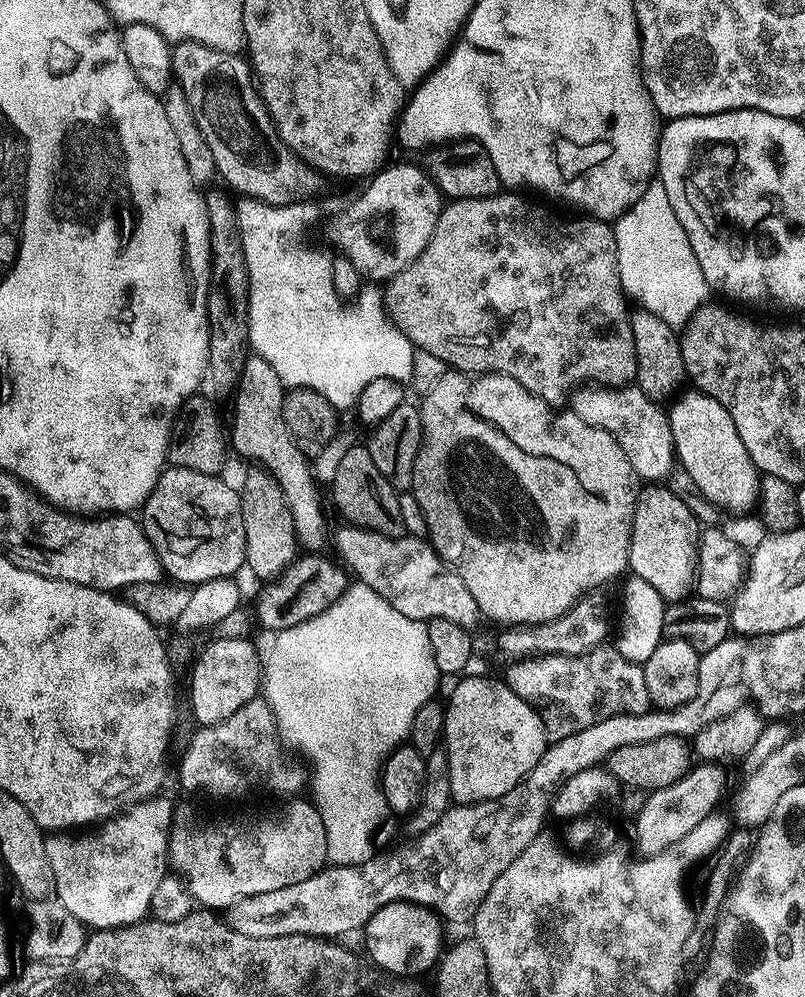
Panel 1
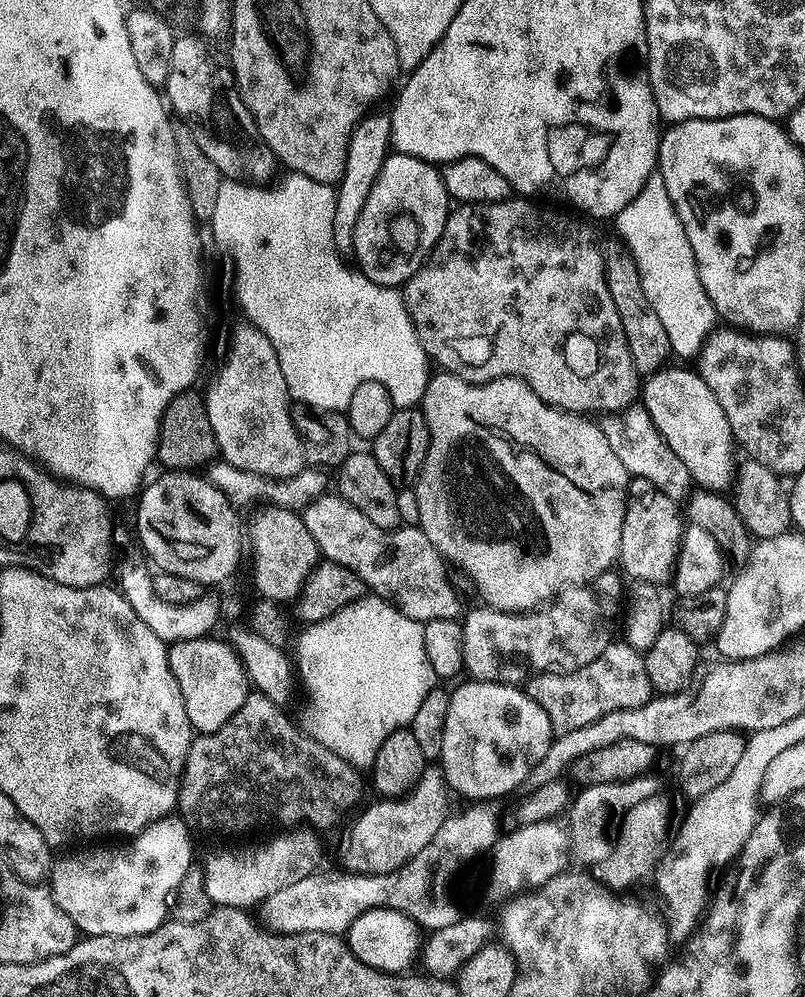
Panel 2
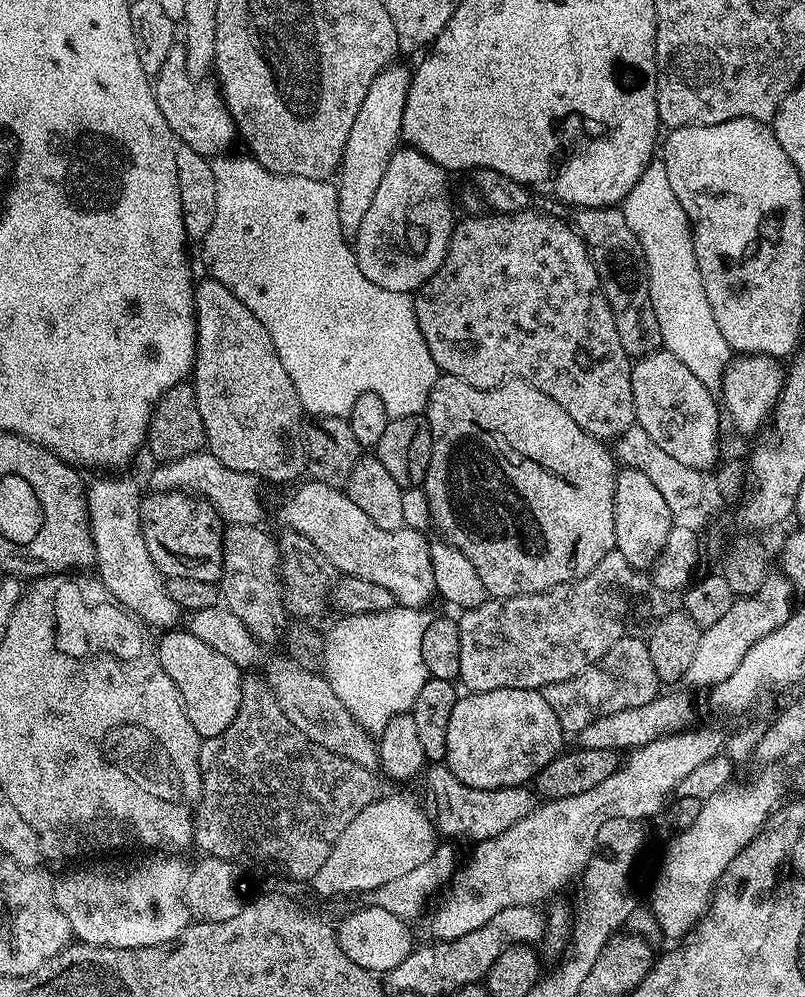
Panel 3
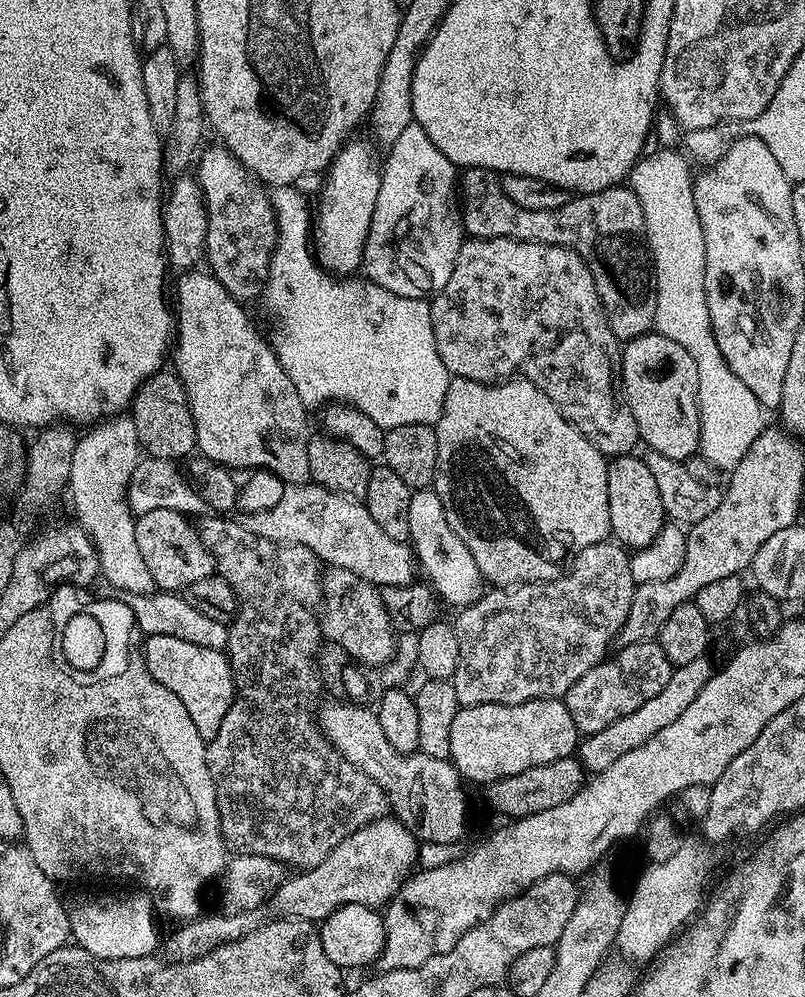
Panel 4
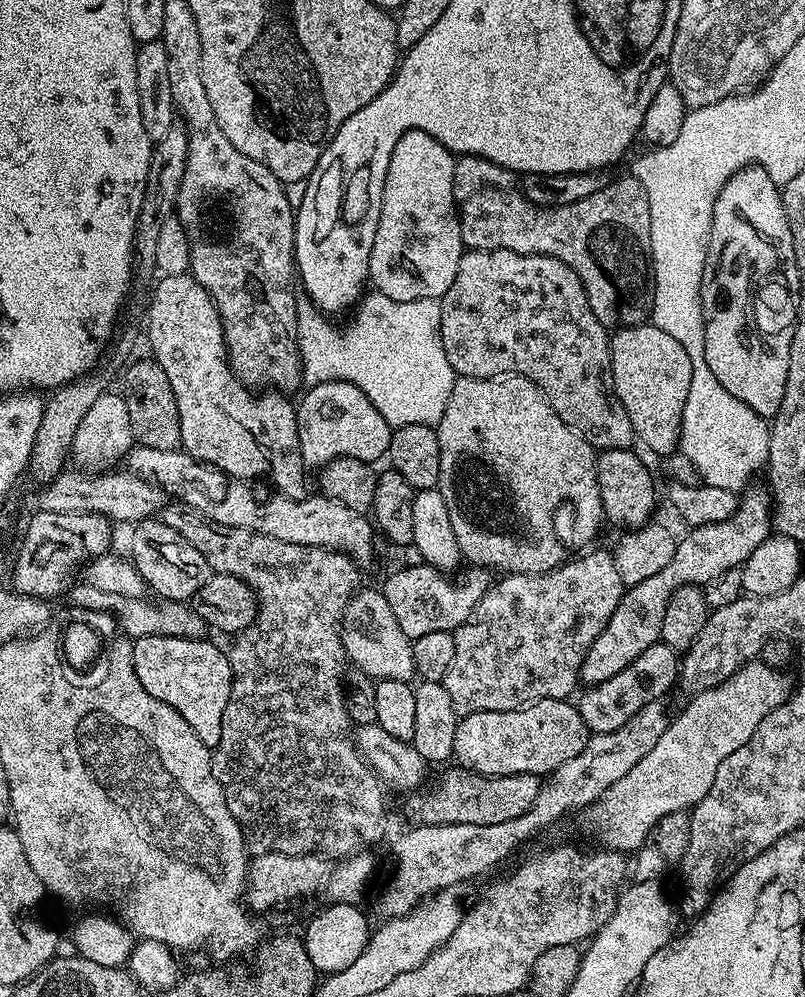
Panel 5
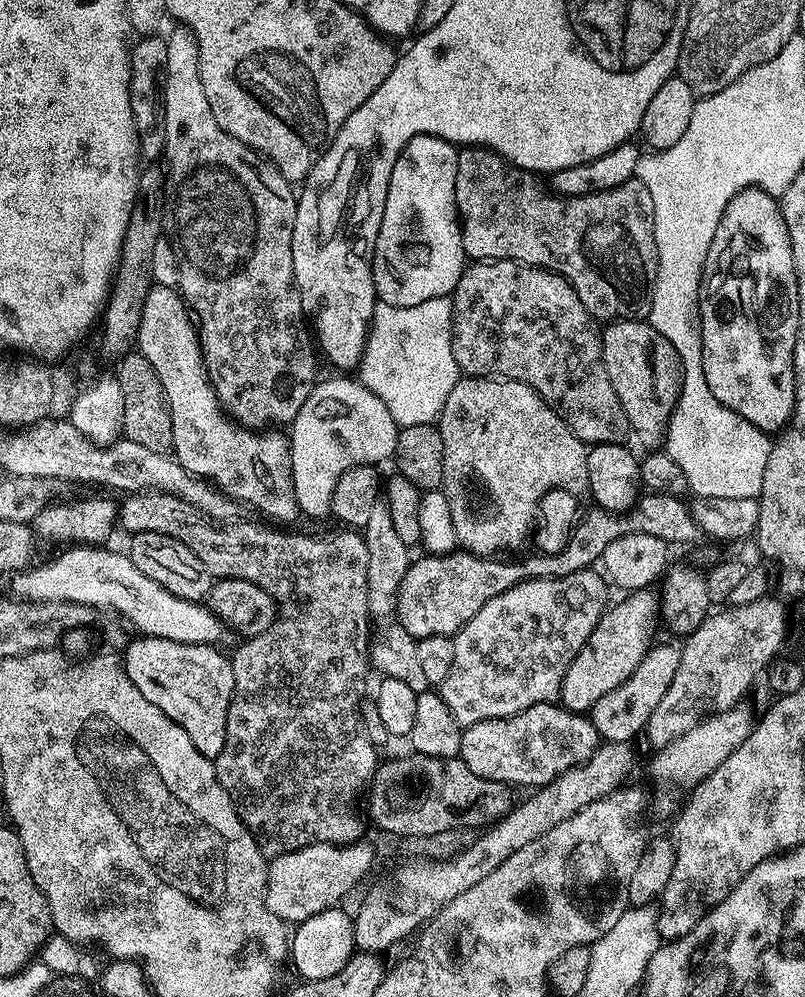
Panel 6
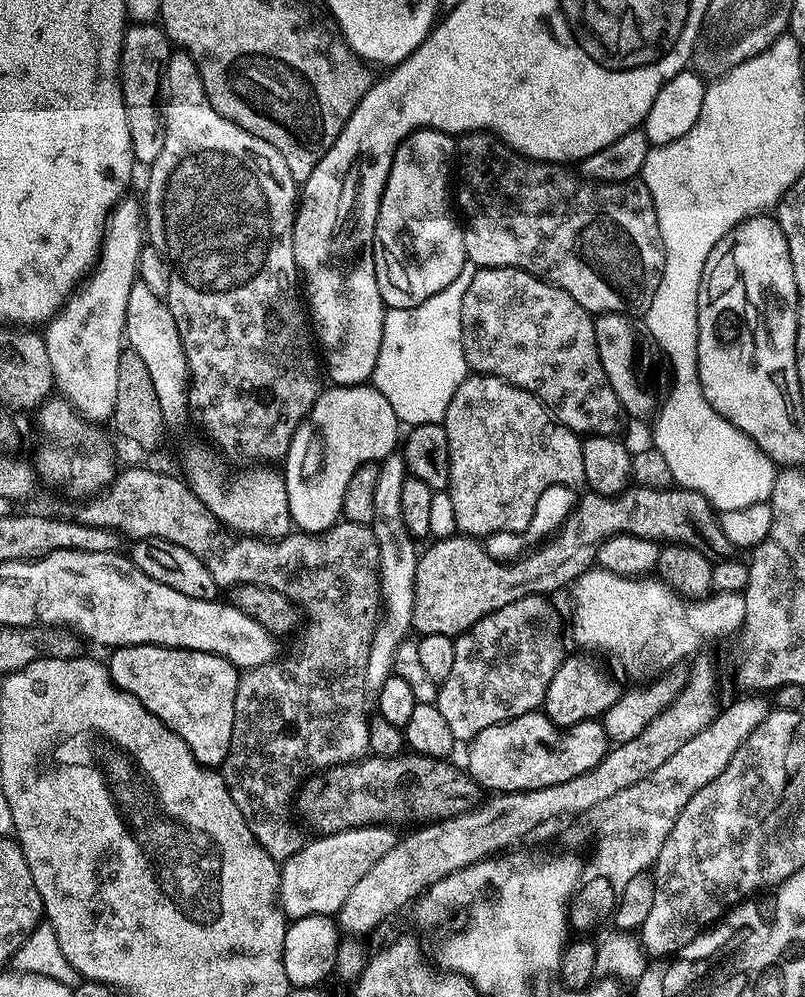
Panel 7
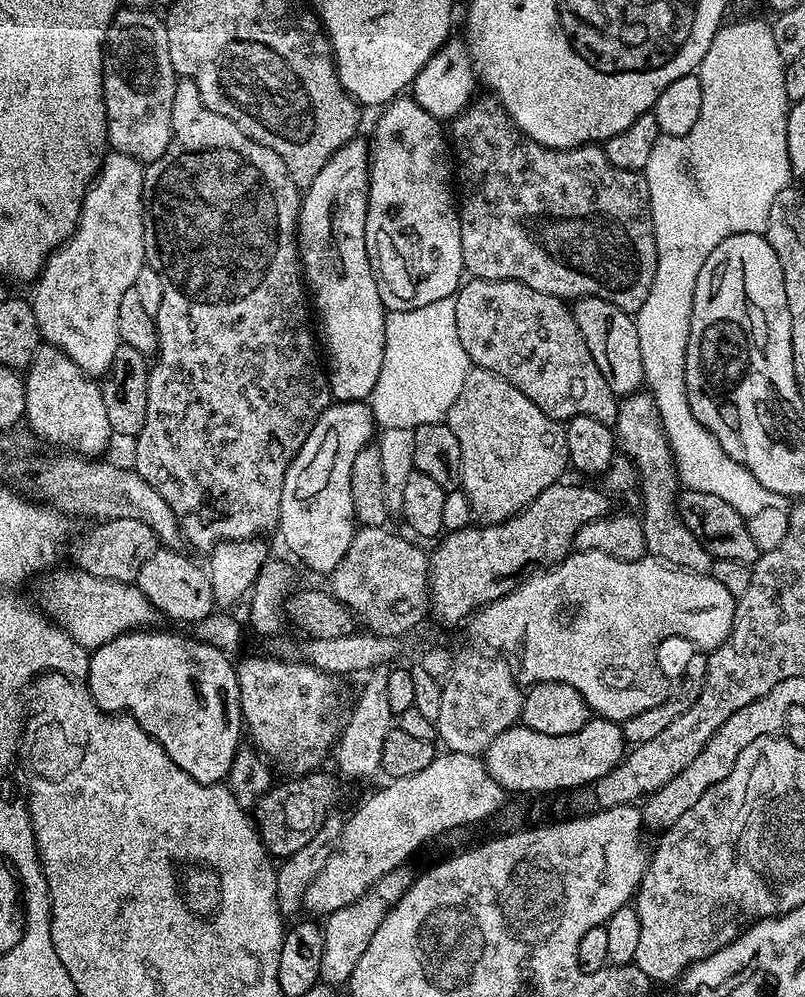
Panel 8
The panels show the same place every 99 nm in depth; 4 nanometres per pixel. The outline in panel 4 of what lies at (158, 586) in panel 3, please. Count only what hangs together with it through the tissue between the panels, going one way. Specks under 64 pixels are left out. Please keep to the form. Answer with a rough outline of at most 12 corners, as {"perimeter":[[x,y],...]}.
{"perimeter":[[131,415],[76,441],[67,486],[102,580],[156,583],[128,505],[142,459]]}

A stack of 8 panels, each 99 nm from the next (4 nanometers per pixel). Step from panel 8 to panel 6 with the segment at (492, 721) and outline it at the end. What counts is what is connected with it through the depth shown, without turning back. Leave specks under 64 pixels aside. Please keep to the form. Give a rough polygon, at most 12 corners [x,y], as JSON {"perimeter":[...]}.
{"perimeter":[[596,570],[527,580],[454,637],[461,729],[559,697],[602,615]]}

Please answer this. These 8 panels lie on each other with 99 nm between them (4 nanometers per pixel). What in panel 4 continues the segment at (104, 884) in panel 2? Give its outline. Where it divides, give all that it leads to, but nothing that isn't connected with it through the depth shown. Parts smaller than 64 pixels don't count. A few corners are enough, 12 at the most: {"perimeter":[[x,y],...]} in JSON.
{"perimeter":[[147,895],[71,905],[70,936],[98,958],[156,949]]}

